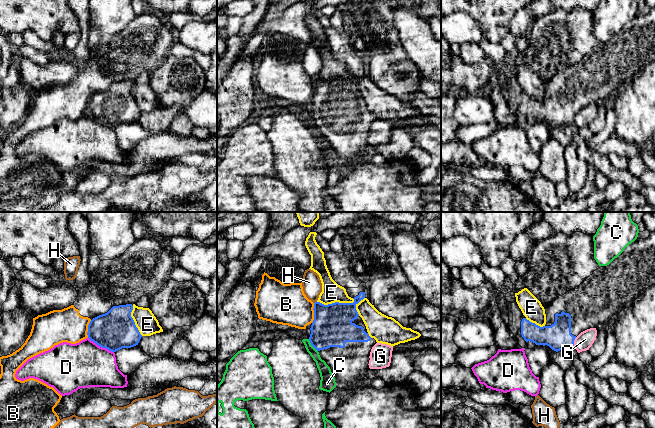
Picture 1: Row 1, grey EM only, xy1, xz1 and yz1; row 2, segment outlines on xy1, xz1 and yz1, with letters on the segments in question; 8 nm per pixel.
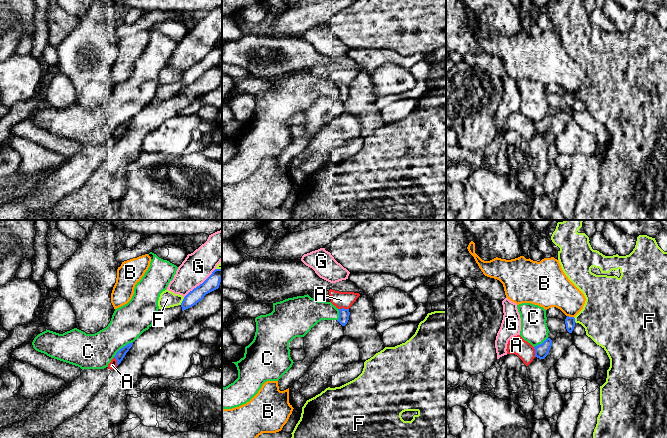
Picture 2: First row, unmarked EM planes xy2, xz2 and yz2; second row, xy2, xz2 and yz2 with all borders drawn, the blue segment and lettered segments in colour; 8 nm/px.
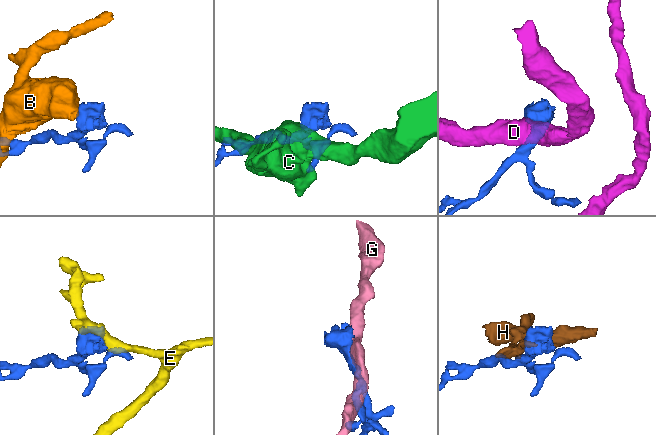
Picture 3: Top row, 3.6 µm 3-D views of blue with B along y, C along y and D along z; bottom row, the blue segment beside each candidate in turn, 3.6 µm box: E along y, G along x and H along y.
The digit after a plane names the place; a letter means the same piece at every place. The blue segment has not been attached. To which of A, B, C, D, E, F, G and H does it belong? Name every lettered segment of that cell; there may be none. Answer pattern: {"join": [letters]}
{"join": []}

